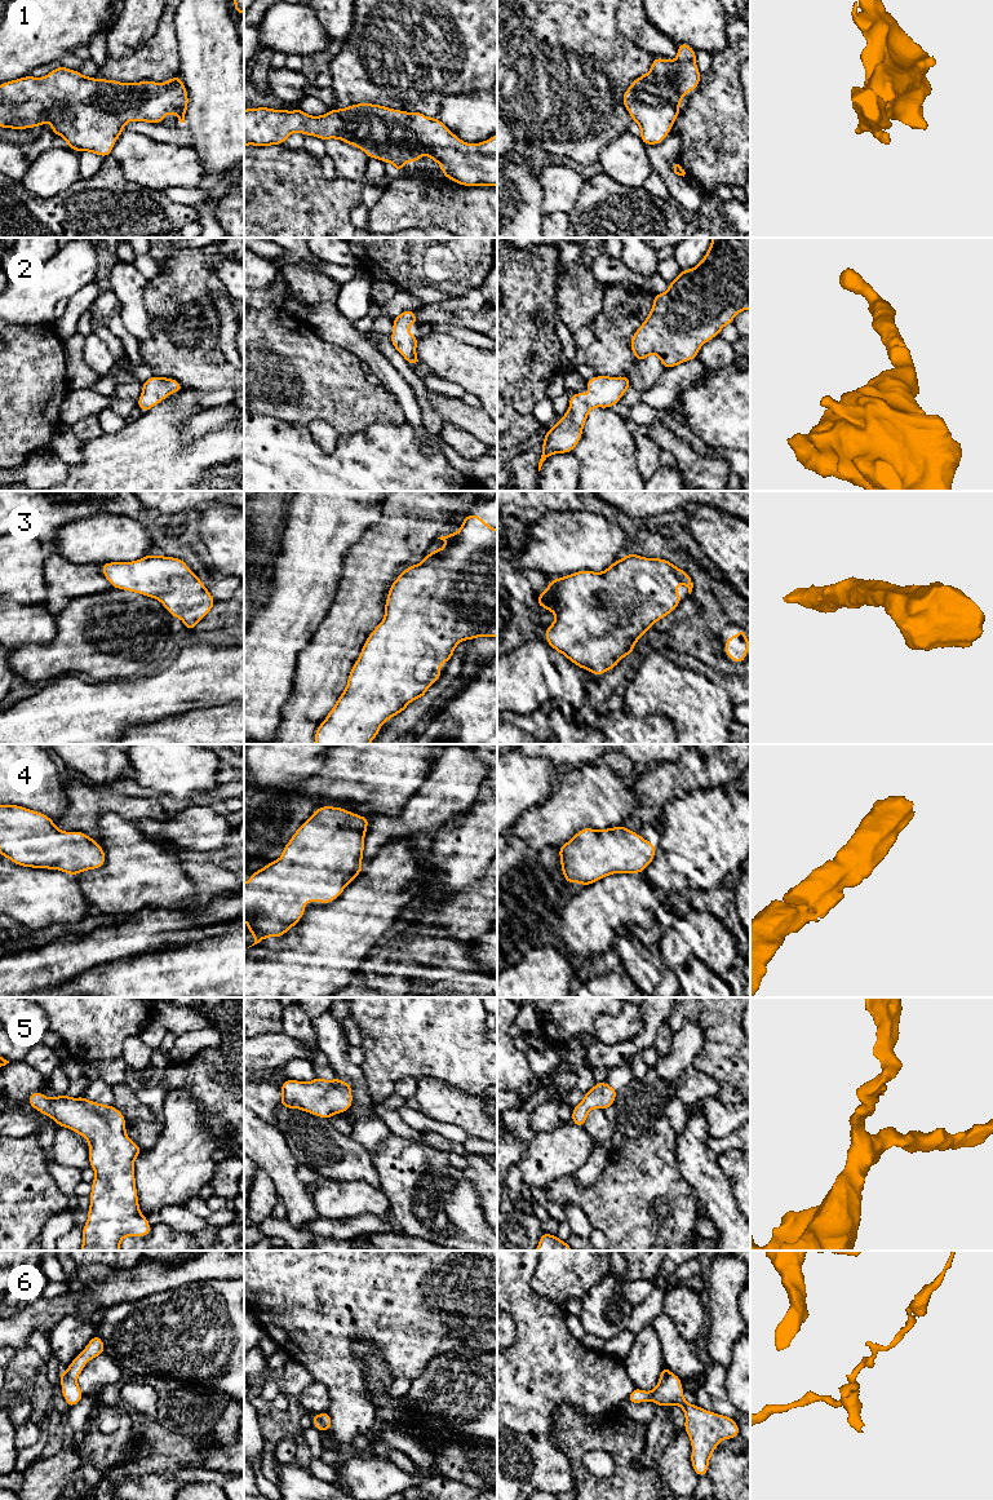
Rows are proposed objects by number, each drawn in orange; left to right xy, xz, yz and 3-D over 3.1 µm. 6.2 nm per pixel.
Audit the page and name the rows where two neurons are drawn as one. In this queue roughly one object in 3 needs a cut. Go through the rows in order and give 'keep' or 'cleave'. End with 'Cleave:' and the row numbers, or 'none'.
1: keep
2: keep
3: keep
4: keep
5: keep
6: cleave
Cleave: 6

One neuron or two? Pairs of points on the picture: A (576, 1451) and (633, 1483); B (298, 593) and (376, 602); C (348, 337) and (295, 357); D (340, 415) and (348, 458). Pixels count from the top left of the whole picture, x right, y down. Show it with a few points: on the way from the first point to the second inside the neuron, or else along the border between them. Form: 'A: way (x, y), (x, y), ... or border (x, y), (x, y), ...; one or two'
A: way (579, 1469), (594, 1485), (615, 1483); one
B: border (340, 576), (333, 598); two
C: border (309, 322), (322, 339), (344, 346), (358, 357); two
D: border (372, 424), (358, 432), (341, 433), (338, 436); two

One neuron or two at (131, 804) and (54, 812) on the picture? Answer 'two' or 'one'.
two

